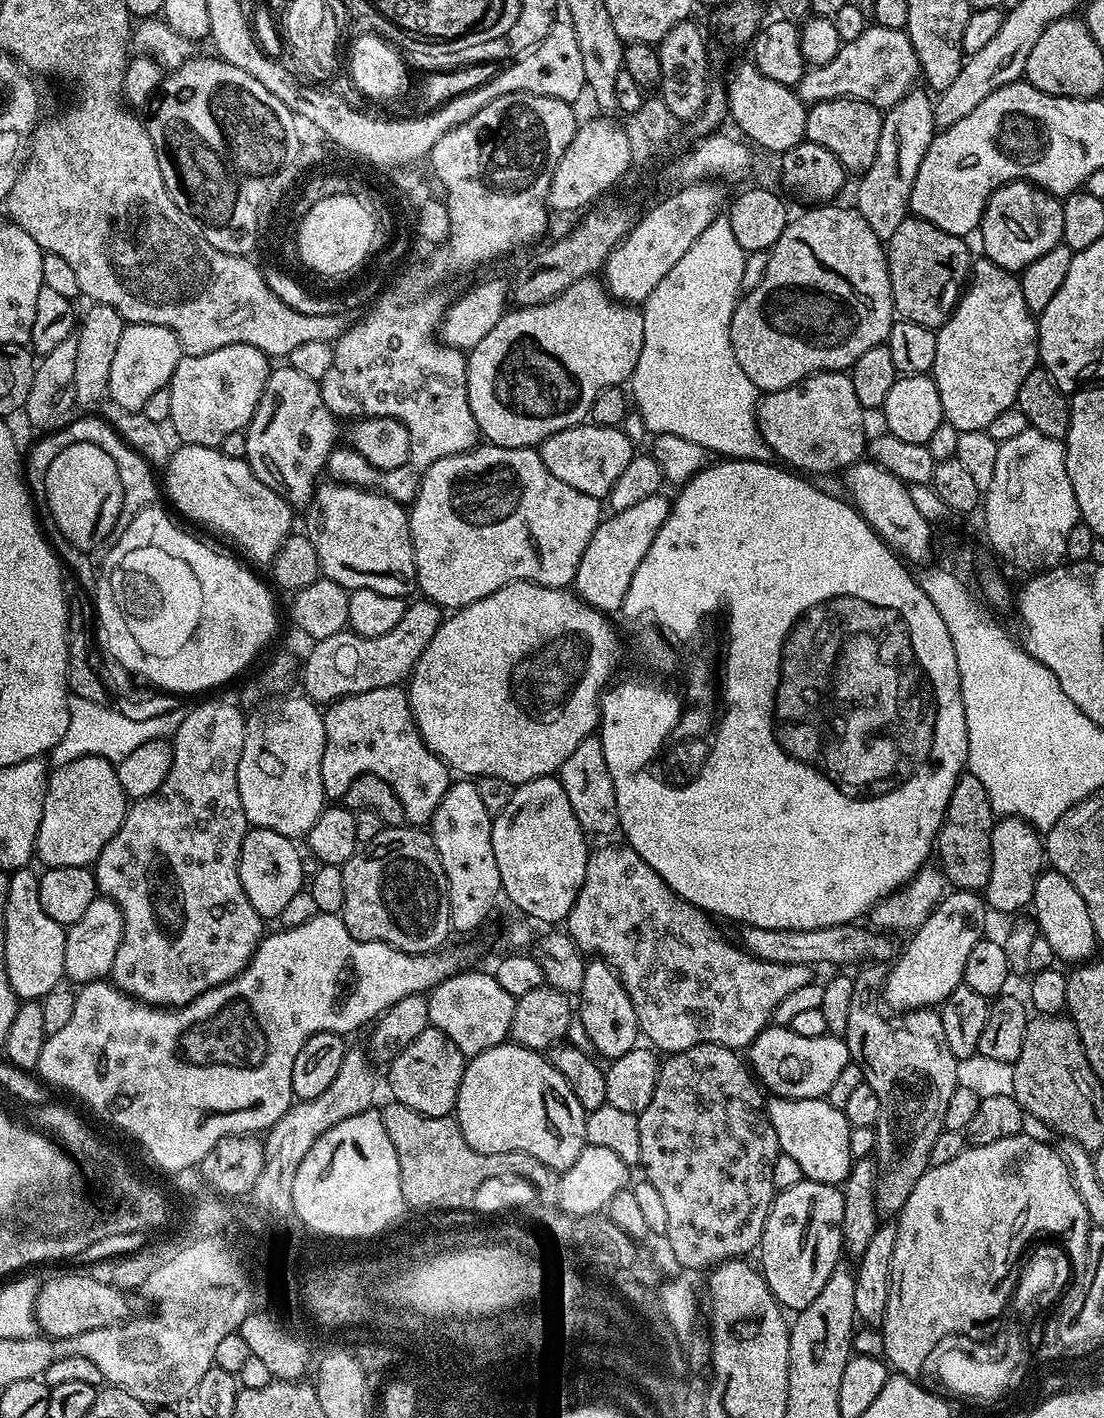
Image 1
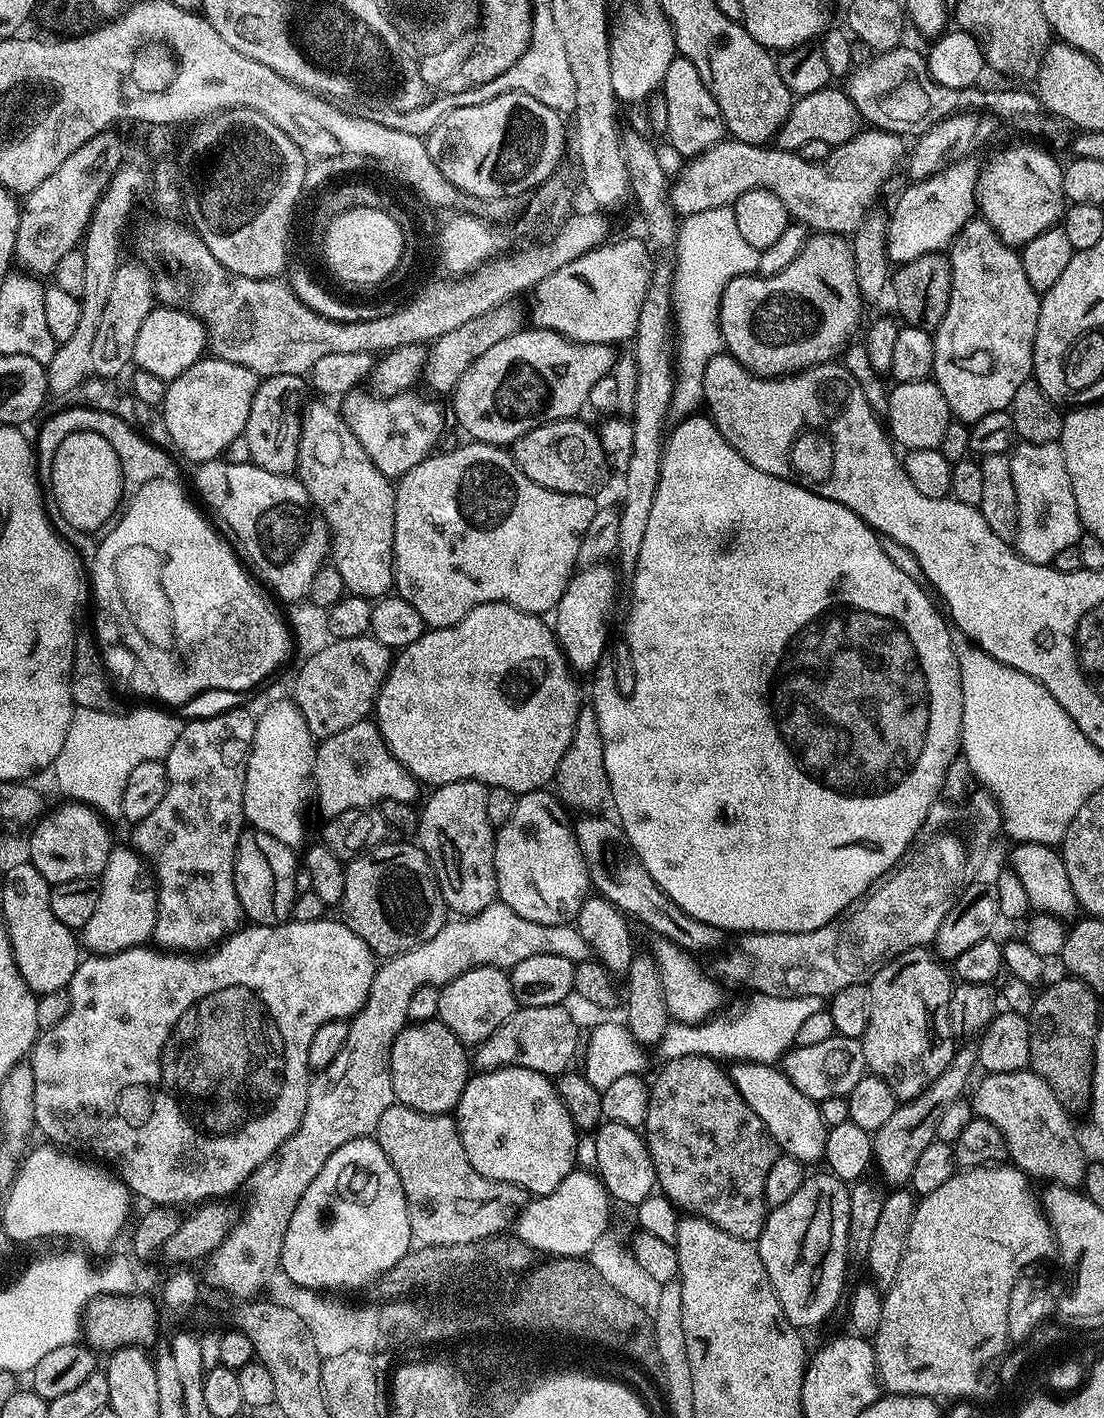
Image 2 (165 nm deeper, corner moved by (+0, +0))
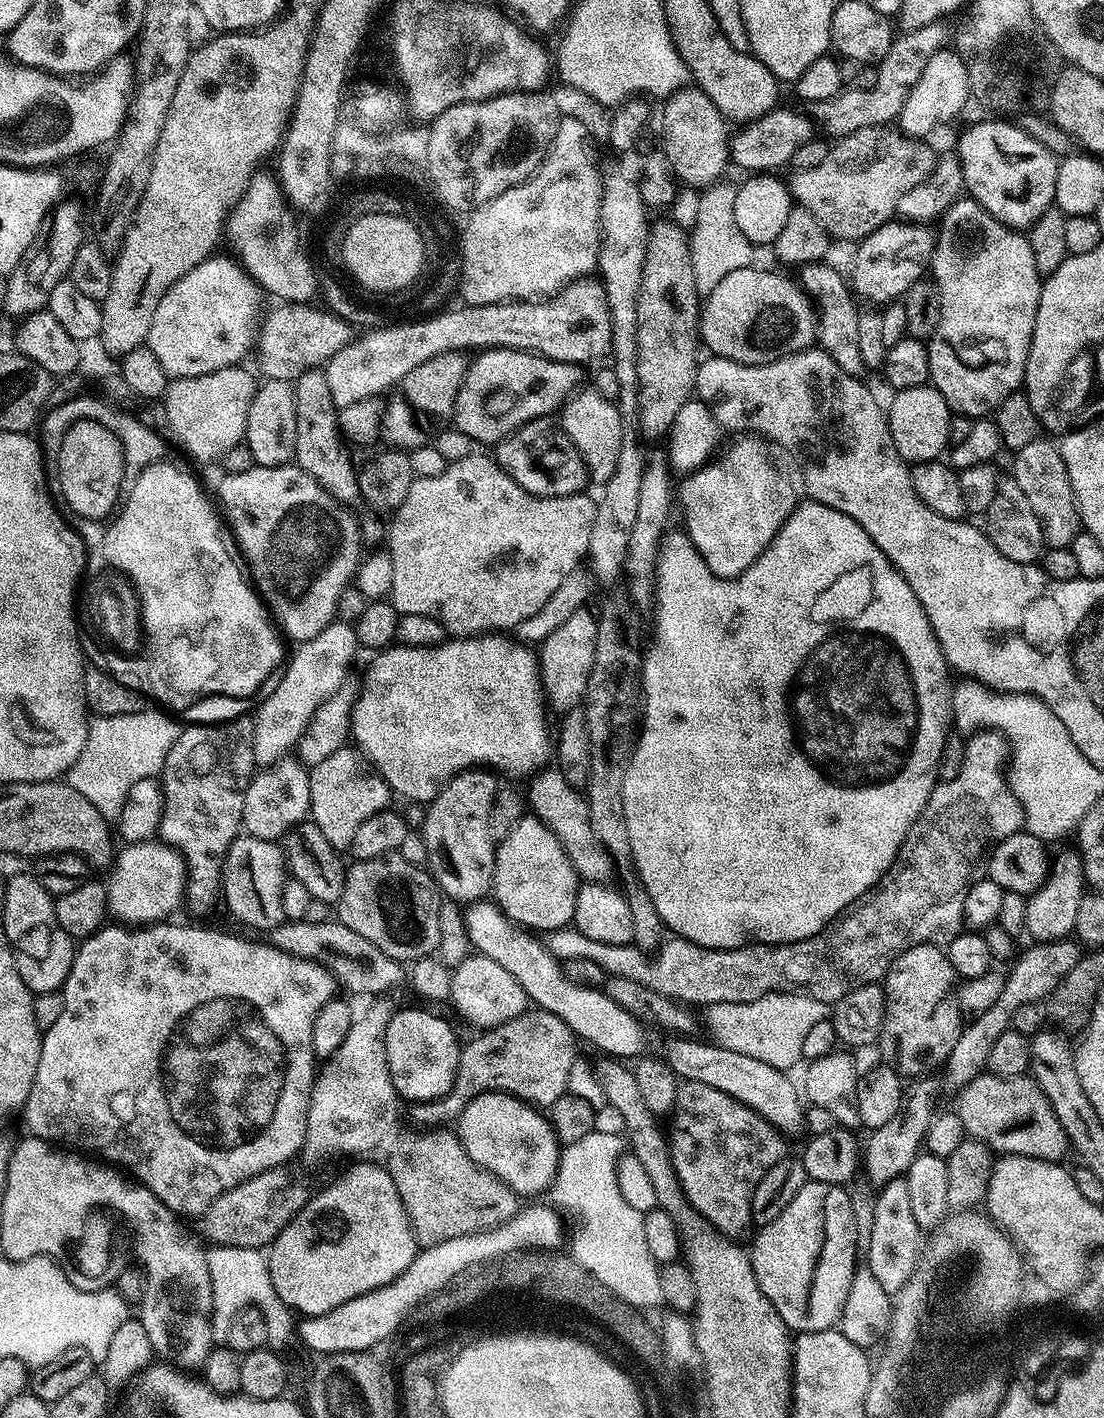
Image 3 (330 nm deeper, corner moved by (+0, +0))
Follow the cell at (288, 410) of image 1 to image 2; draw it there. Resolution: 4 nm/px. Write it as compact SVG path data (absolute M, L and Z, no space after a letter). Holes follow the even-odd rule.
M278 374L277 376L265 376L257 383L256 393L254 394L254 402L250 406L250 418L244 427L243 436L250 442L250 454L252 455L252 463L257 464L262 470L270 470L270 474L278 474L279 476L291 476L296 470L296 459L298 458L298 442L300 441L300 417L304 415L306 407L306 399L304 400L304 384L306 388L306 380L304 376L295 376L294 374Z

